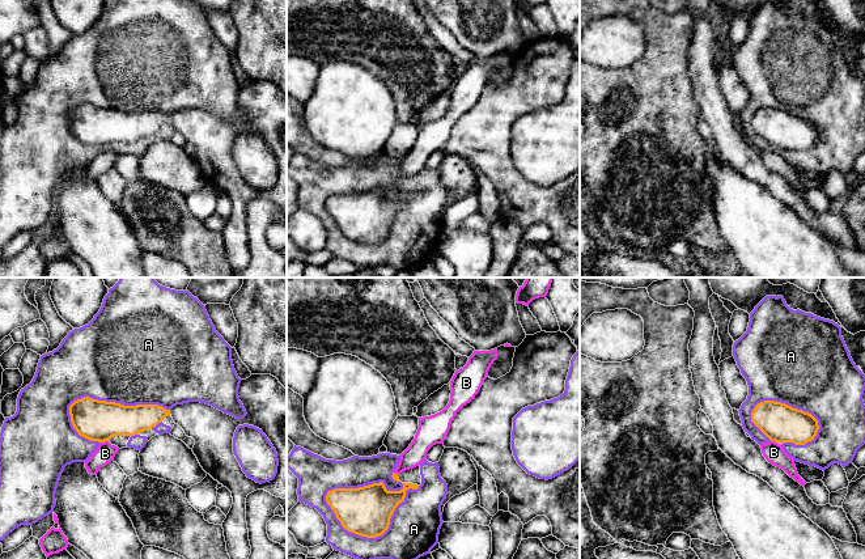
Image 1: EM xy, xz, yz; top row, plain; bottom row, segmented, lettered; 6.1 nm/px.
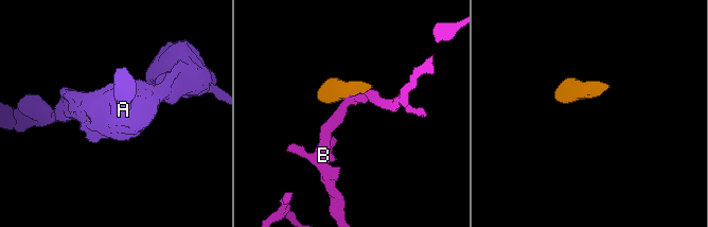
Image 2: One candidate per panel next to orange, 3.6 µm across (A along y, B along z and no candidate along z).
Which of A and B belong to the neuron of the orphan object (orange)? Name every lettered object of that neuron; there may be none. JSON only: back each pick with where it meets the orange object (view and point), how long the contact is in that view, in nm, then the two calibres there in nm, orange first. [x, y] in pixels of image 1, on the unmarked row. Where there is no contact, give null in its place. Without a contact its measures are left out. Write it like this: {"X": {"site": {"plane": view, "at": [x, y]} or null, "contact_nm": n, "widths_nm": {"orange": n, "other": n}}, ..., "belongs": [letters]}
{"belongs": []}

